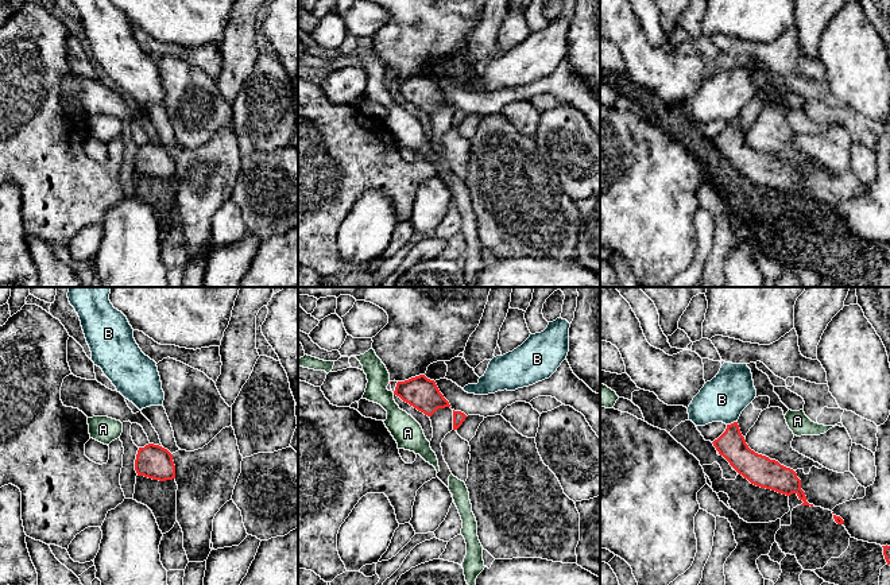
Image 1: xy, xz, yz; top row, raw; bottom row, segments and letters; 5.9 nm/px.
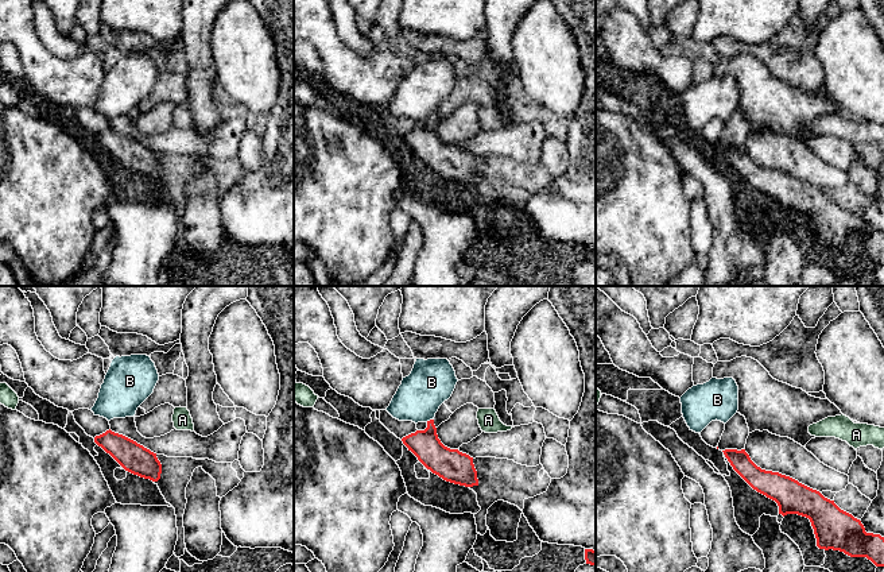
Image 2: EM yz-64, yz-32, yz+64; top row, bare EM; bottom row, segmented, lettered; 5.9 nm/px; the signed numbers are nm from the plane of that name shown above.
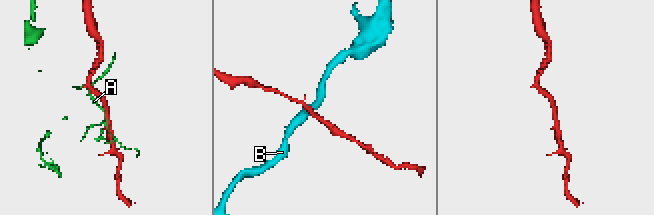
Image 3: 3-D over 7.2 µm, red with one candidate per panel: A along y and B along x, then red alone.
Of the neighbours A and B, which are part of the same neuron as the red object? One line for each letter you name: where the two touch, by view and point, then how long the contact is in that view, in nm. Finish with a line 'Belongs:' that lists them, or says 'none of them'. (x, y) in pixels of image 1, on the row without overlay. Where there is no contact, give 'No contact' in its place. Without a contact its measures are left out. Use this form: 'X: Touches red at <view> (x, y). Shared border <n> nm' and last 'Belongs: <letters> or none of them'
Belongs: none of them

